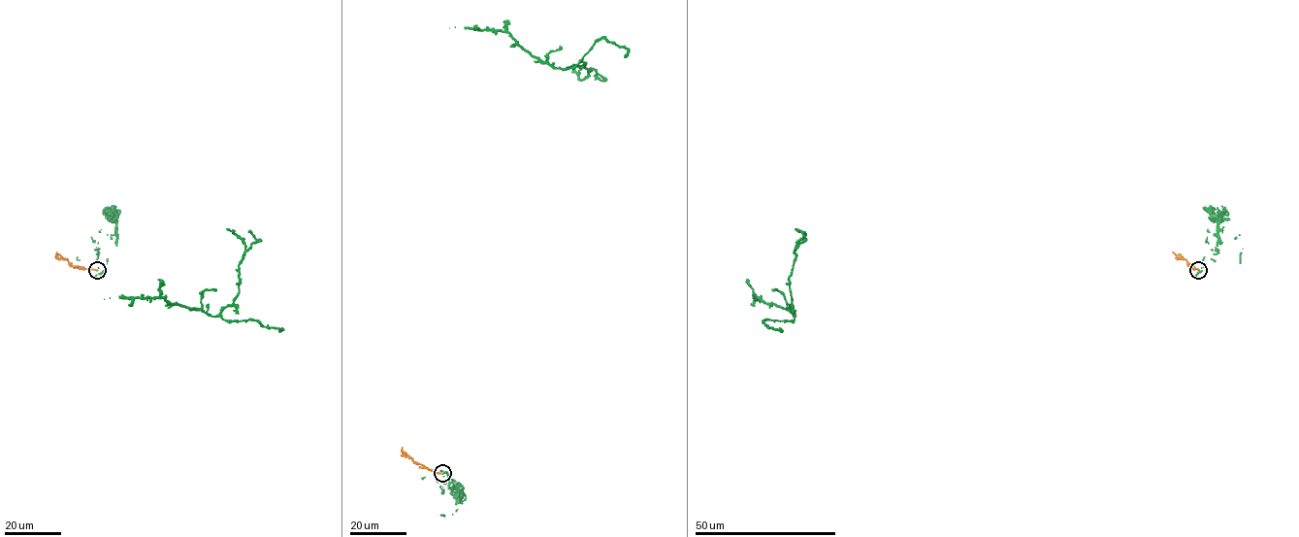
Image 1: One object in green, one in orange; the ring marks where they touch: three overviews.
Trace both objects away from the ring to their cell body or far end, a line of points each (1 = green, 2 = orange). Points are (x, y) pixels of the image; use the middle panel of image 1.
1: (442, 473), (579, 81), (448, 483), (450, 488), (456, 487), (462, 491)
2: (441, 473), (417, 464), (405, 454), (402, 447)

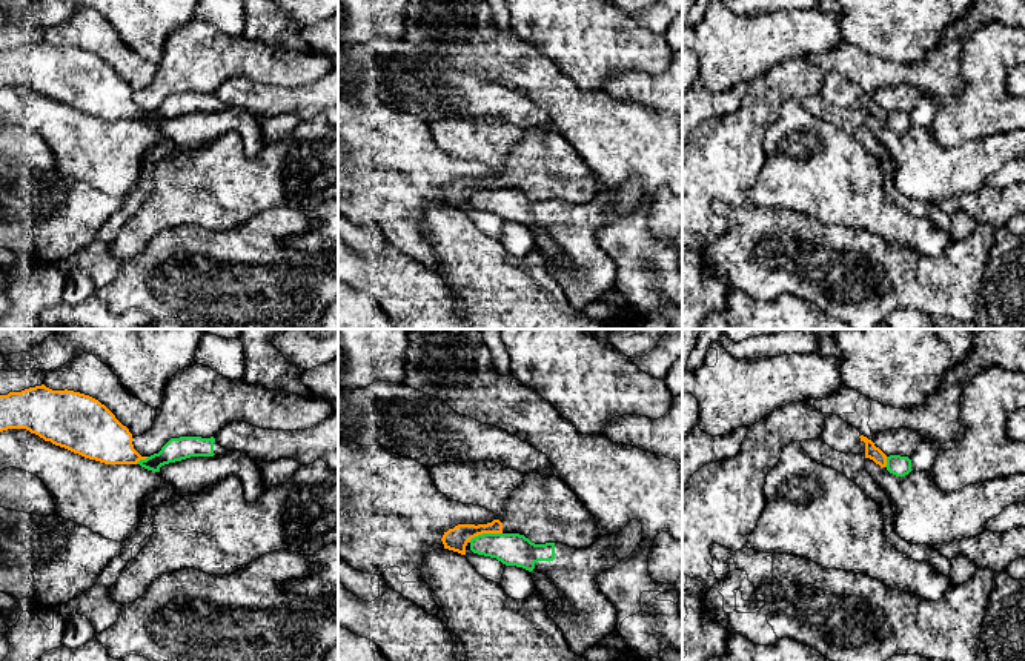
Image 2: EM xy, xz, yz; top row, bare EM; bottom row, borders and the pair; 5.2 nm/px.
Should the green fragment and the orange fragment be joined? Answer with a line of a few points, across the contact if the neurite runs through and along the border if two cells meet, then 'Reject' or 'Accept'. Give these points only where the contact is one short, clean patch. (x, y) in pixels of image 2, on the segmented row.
Line: xz (501, 532), (483, 532), (469, 541). Reject

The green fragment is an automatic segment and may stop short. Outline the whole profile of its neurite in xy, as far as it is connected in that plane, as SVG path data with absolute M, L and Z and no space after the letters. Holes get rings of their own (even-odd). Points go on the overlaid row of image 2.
M180 437L171 438L158 453L140 460L137 464L141 467L160 472L160 467L169 463L181 461L191 457L214 457L223 455L227 450L221 447L214 437Z

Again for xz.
M632 520L618 533L599 536L582 549L562 543L535 544L519 533L483 533L470 540L470 550L506 566L542 572L556 586L562 601L558 609L544 600L547 612L570 650L582 656L618 629L618 612L601 592L598 576L625 560L641 540L642 524Z

